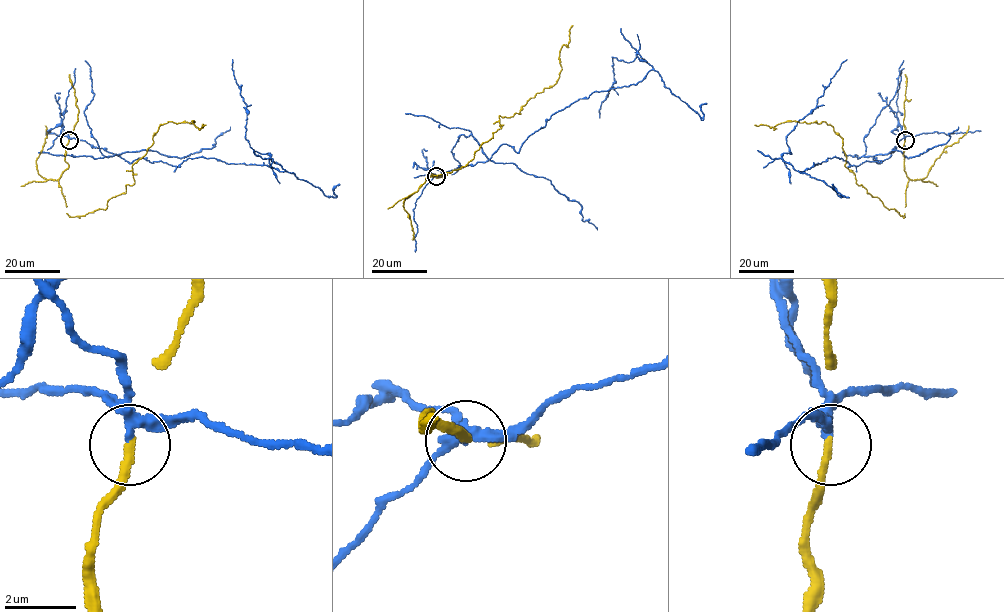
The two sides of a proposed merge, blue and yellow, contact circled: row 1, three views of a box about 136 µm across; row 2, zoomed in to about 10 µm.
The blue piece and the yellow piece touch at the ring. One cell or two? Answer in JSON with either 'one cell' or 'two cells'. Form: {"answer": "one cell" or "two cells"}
{"answer": "two cells"}

